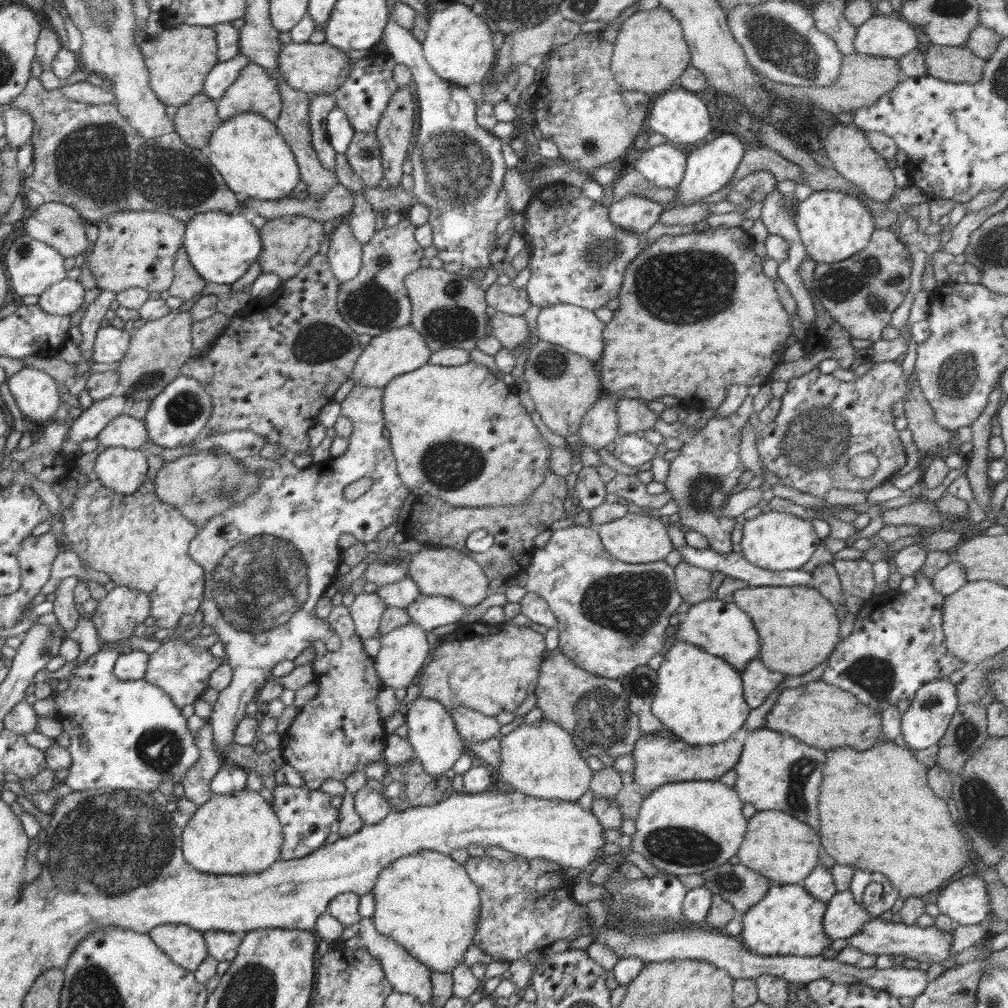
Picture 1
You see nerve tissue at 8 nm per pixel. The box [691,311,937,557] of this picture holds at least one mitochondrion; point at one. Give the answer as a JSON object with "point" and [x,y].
{"point":[811,442]}

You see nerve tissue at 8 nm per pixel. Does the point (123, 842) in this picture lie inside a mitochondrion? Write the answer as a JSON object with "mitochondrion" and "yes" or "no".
{"mitochondrion":"yes"}

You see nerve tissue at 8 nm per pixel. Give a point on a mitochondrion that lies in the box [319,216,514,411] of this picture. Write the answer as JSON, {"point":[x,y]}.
{"point":[369,304]}

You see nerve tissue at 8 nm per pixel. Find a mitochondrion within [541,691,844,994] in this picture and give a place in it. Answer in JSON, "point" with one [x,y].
{"point":[678,846]}

